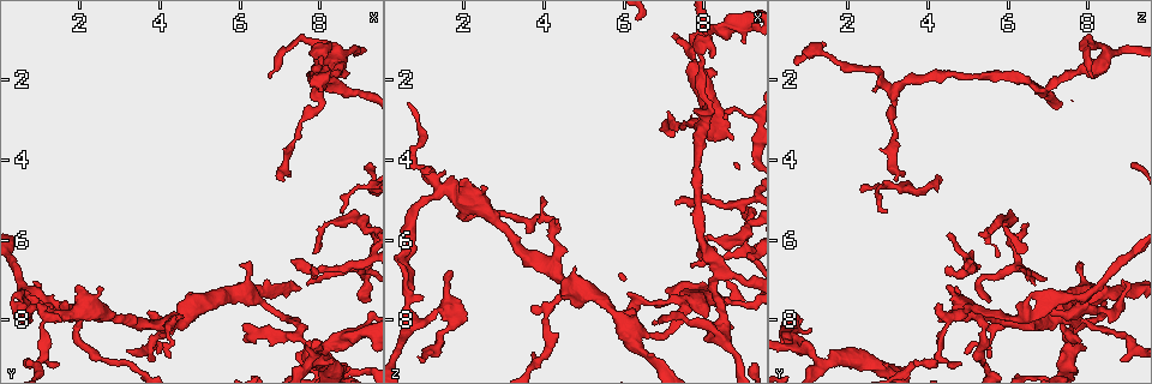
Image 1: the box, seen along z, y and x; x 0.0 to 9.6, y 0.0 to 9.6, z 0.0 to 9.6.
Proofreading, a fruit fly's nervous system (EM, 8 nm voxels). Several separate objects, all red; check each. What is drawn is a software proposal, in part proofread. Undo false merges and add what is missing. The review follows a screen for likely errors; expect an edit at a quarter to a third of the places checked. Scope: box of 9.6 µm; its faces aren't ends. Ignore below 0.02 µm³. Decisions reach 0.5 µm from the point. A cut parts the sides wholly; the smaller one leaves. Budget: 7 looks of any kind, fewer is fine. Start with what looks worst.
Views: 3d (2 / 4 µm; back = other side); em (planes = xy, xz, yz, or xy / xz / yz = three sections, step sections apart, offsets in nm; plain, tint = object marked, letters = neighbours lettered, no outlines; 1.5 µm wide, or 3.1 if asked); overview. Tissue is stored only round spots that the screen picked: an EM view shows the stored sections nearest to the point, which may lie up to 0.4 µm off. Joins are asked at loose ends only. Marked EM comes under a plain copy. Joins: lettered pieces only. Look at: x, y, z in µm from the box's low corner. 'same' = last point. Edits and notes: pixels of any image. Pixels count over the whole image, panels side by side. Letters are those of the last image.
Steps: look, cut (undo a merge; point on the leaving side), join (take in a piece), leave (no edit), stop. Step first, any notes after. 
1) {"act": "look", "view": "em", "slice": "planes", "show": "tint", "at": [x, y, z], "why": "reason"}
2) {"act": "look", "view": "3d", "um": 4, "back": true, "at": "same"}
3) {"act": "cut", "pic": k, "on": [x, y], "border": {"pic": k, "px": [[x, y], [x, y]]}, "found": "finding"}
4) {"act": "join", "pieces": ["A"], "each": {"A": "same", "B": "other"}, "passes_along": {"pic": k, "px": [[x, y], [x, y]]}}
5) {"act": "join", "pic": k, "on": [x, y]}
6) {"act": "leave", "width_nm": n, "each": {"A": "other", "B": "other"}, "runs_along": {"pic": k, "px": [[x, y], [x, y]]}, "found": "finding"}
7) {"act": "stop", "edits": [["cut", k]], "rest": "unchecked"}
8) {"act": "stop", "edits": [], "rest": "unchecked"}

{"act": "look", "view": "3d", "um": 2, "at": [7.05, 4.50, 3.20], "why": "branch stops here"}

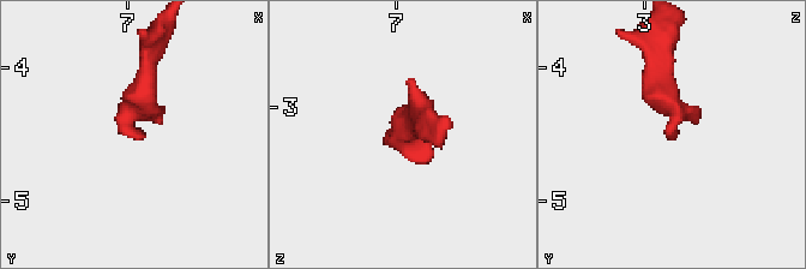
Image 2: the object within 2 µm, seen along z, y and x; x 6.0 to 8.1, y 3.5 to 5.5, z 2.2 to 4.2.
{"act": "look", "view": "em", "slice": "planes", "show": "letters", "at": [7.08, 4.54, 3.22], "why": "shape alone is not enough"}

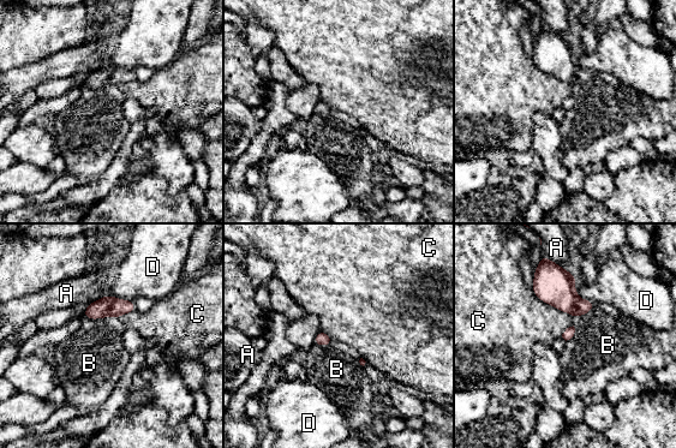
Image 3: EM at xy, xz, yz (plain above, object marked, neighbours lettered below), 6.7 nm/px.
{"act": "leave", "longest_contact_nm": ["C", 360], "each": {"A": "other", "B": "other", "C": "other", "D": "other"}, "border": {"pic": 3, "px": [[82, 315], [89, 318], [114, 318]]}, "found": "no lettered piece goes on from it"}

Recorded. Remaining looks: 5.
{"act": "look", "view": "3d", "um": 4, "at": [7.30, 6.55, 5.10], "why": "tapers out"}

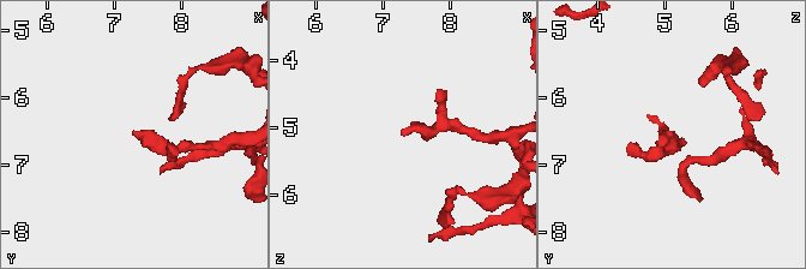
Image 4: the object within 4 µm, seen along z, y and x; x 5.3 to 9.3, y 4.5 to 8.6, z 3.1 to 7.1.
{"act": "look", "view": "em", "slice": "planes", "show": "letters", "at": [7.30, 6.45, 5.15], "why": "shape alone is not enough"}

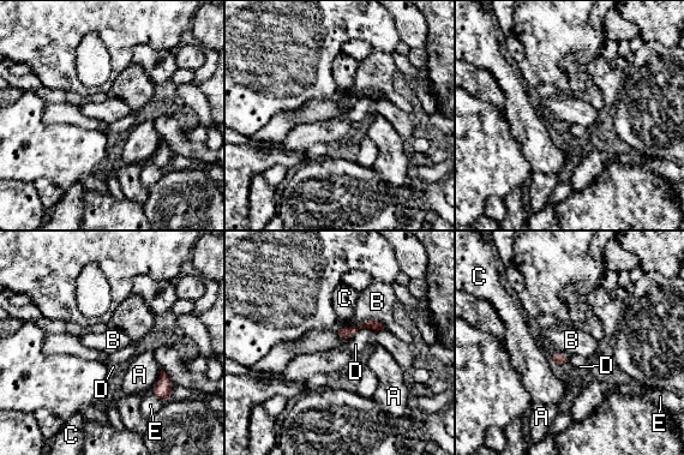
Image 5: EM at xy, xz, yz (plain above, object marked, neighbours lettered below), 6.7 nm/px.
{"act": "leave", "each": {"A": "other", "B": "other", "C": "other", "D": "other", "E": "other"}, "runs_along": {"pic": 5, "px": [[379, 327], [364, 324], [340, 333]]}, "found": "no lettered piece goes on from it"}

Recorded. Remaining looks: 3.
{"act": "look", "view": "em", "slice": "xz", "step": 8, "show": "letters", "at": [8.30, 2.25, 6.90], "why": "three arms meet"}

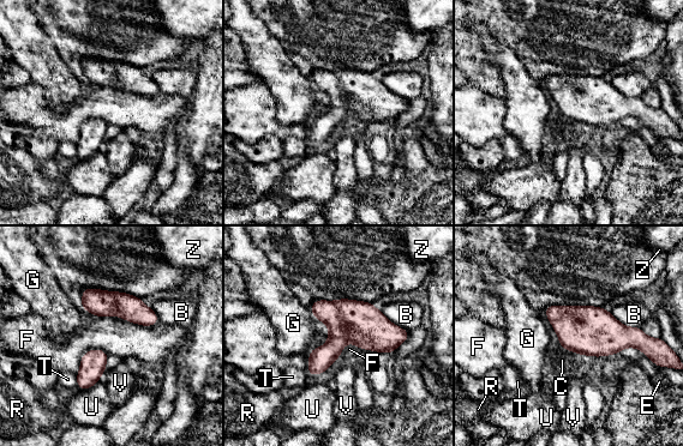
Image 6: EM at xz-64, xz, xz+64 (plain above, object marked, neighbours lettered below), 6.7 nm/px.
{"act": "leave", "width_nm": 130, "each": {"B": "other", "C": "other", "E": "other", "F": "other", "G": "other", "R": "other", "T": "other", "U": "other", "V": "other", "Z": "other"}, "border": {"pic": 6, "px": [[97, 317], [159, 321]]}, "found": "all the same cell"}

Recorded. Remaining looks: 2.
{"act": "stop", "edits": [], "rest": "unchecked"}

